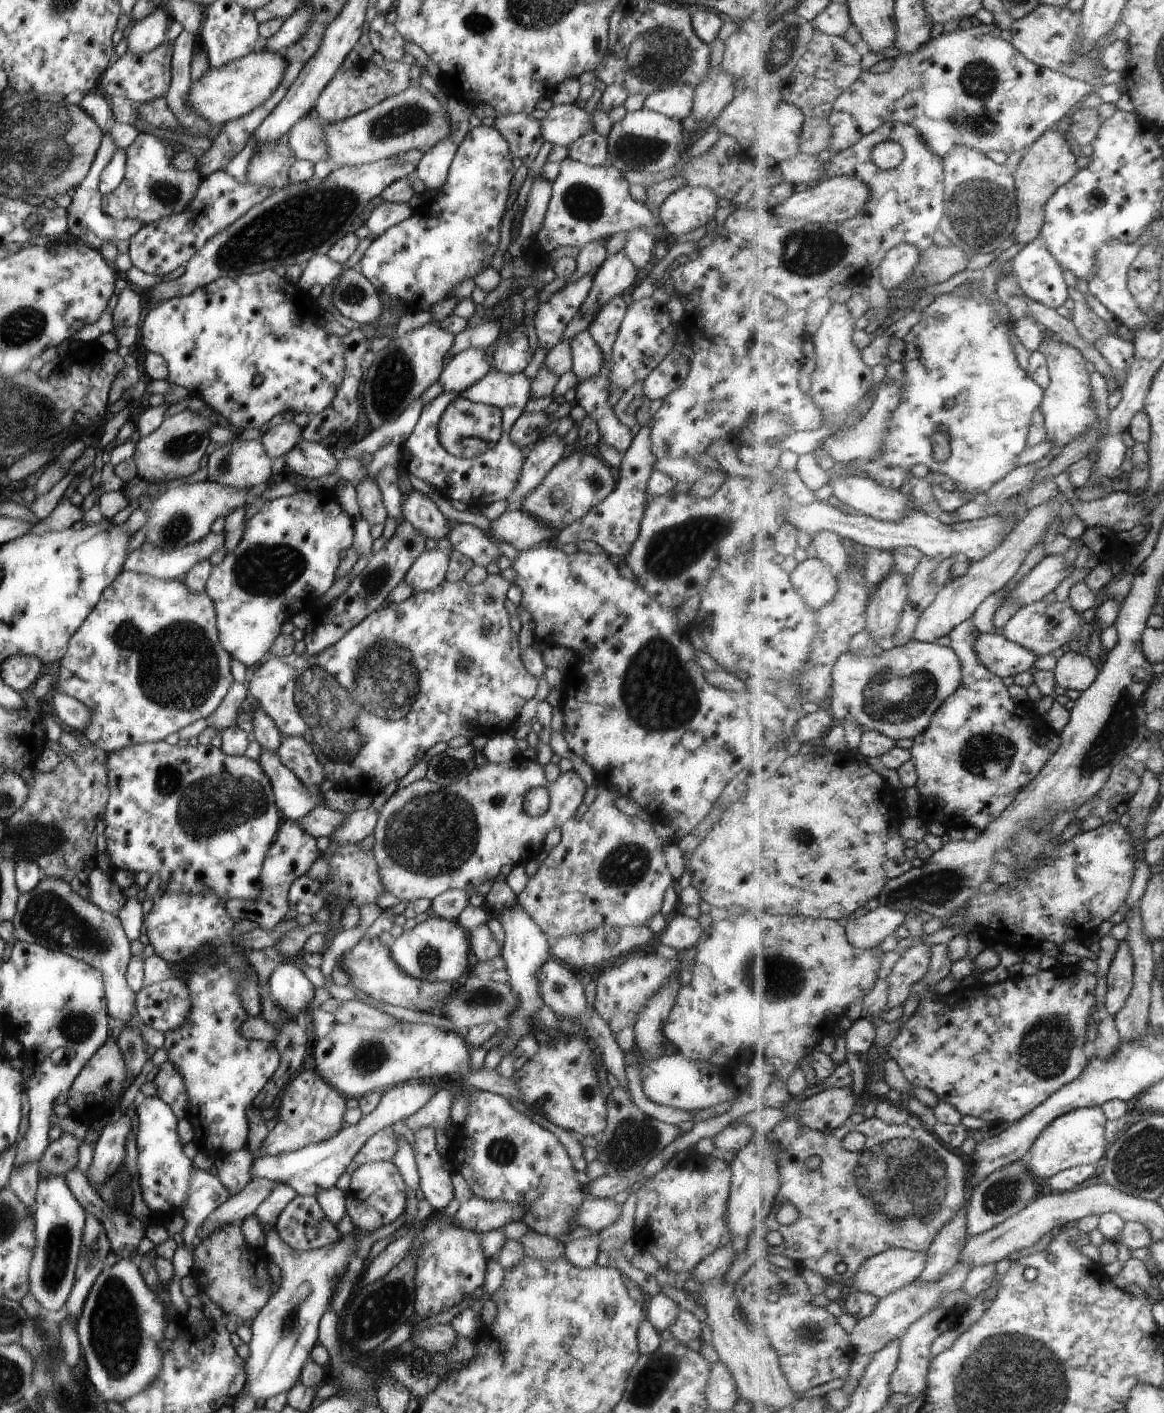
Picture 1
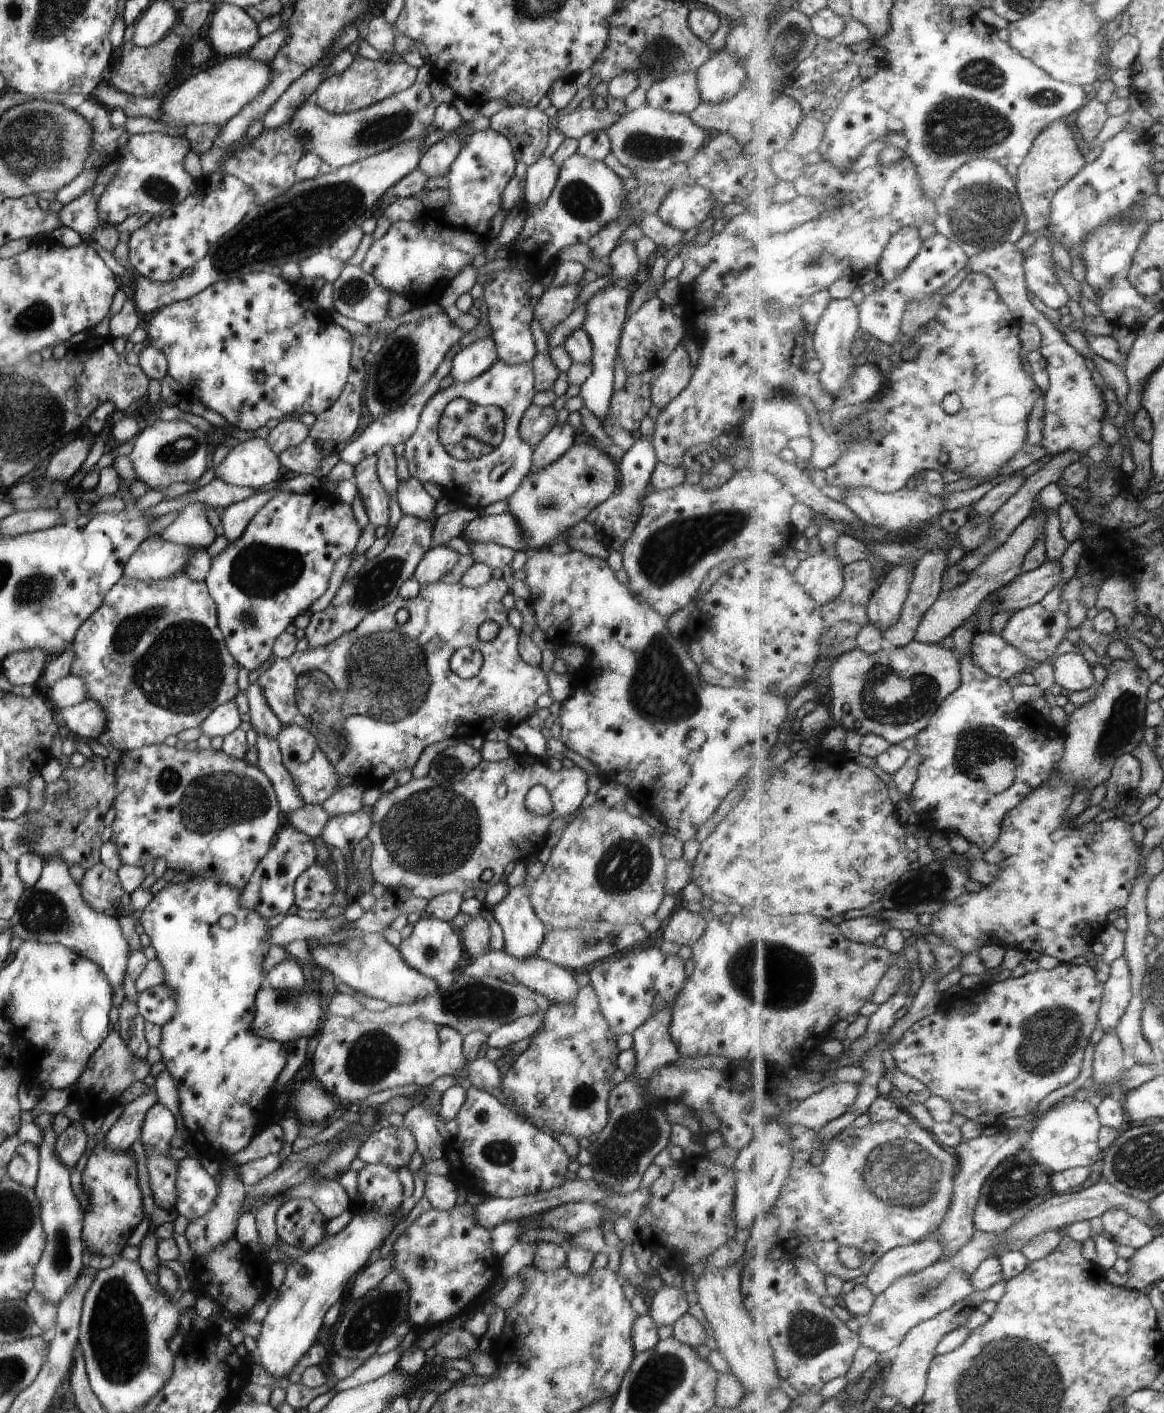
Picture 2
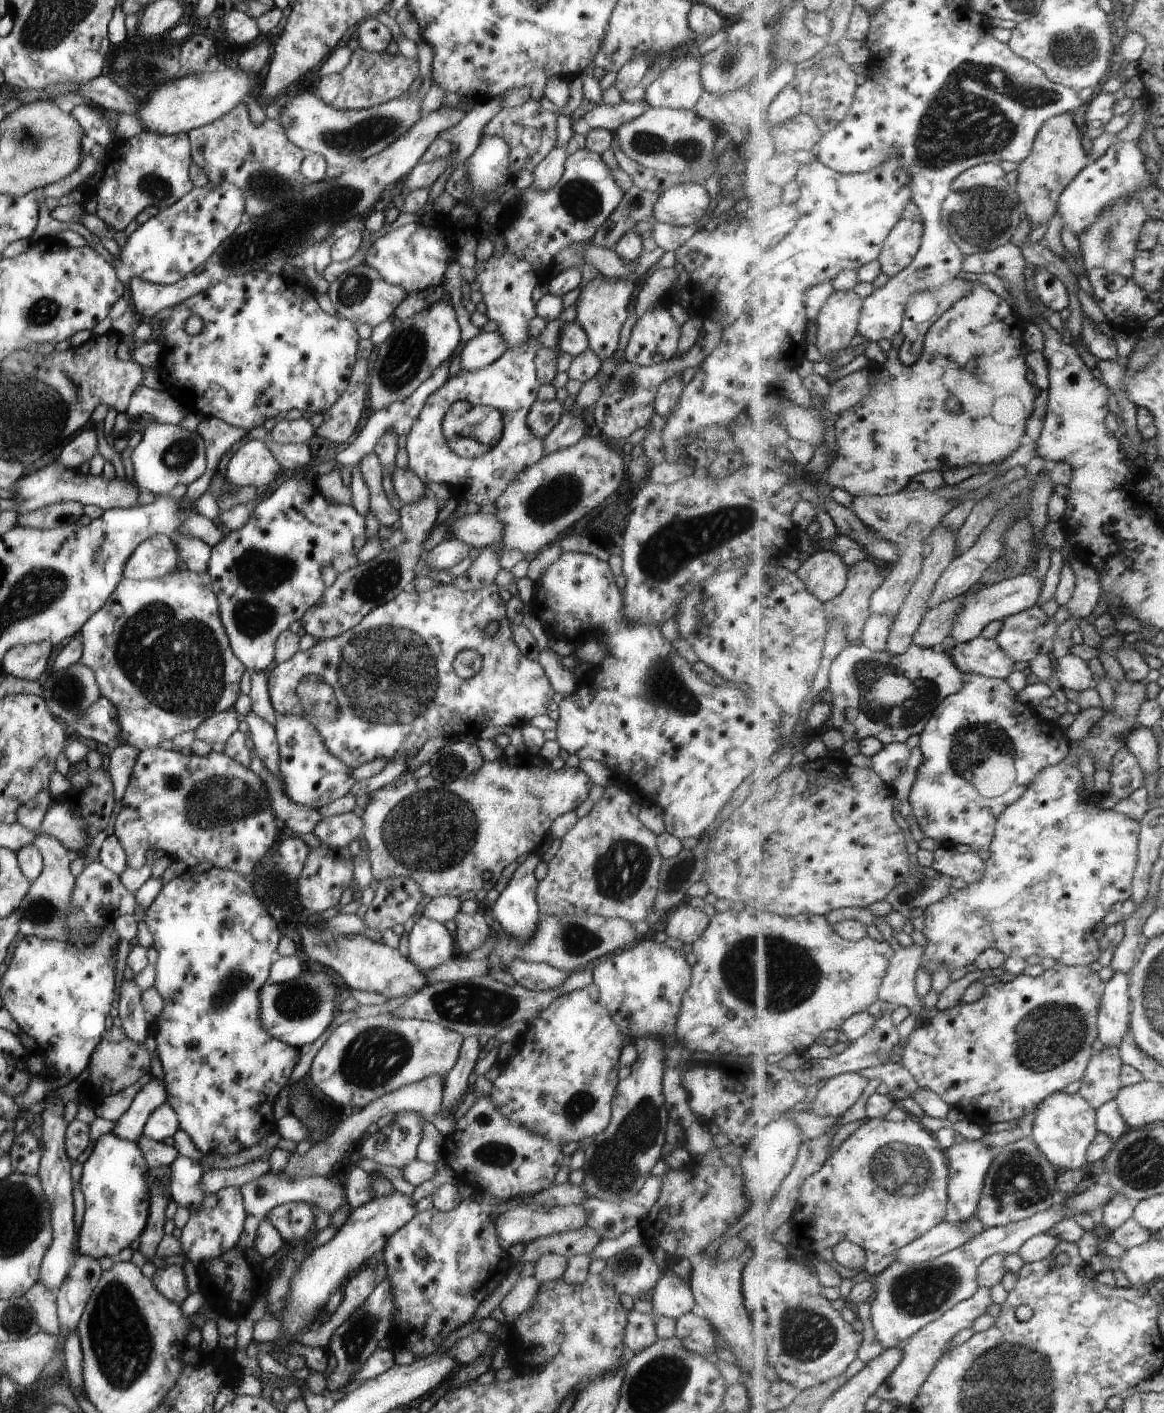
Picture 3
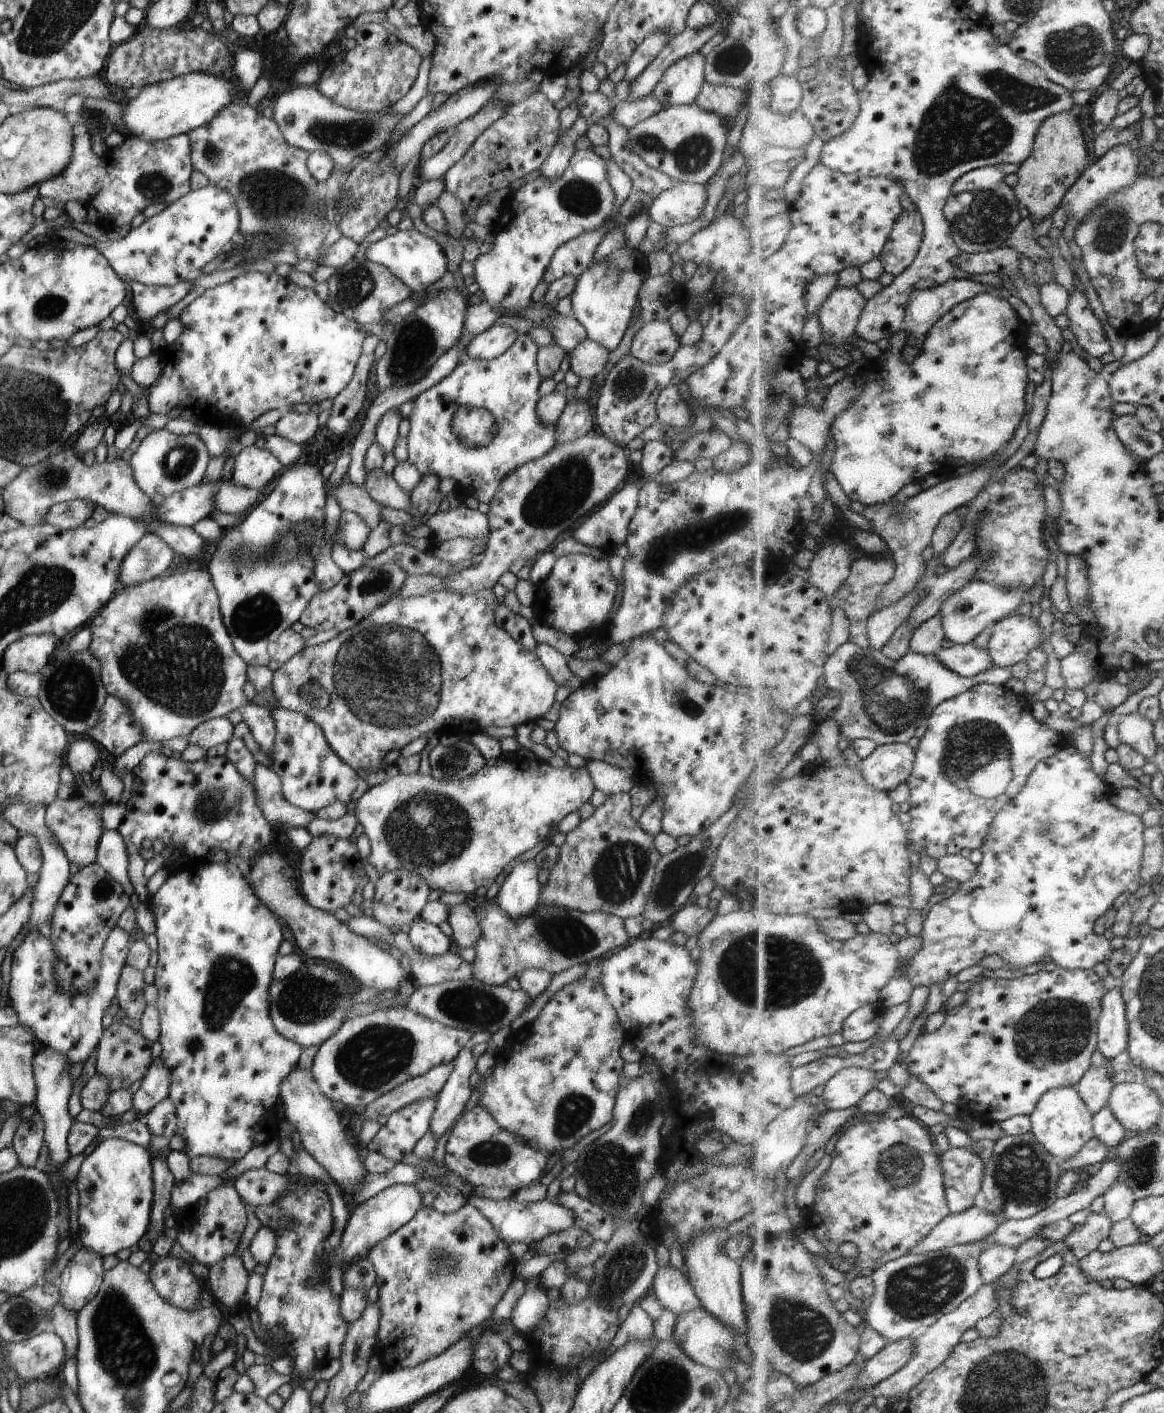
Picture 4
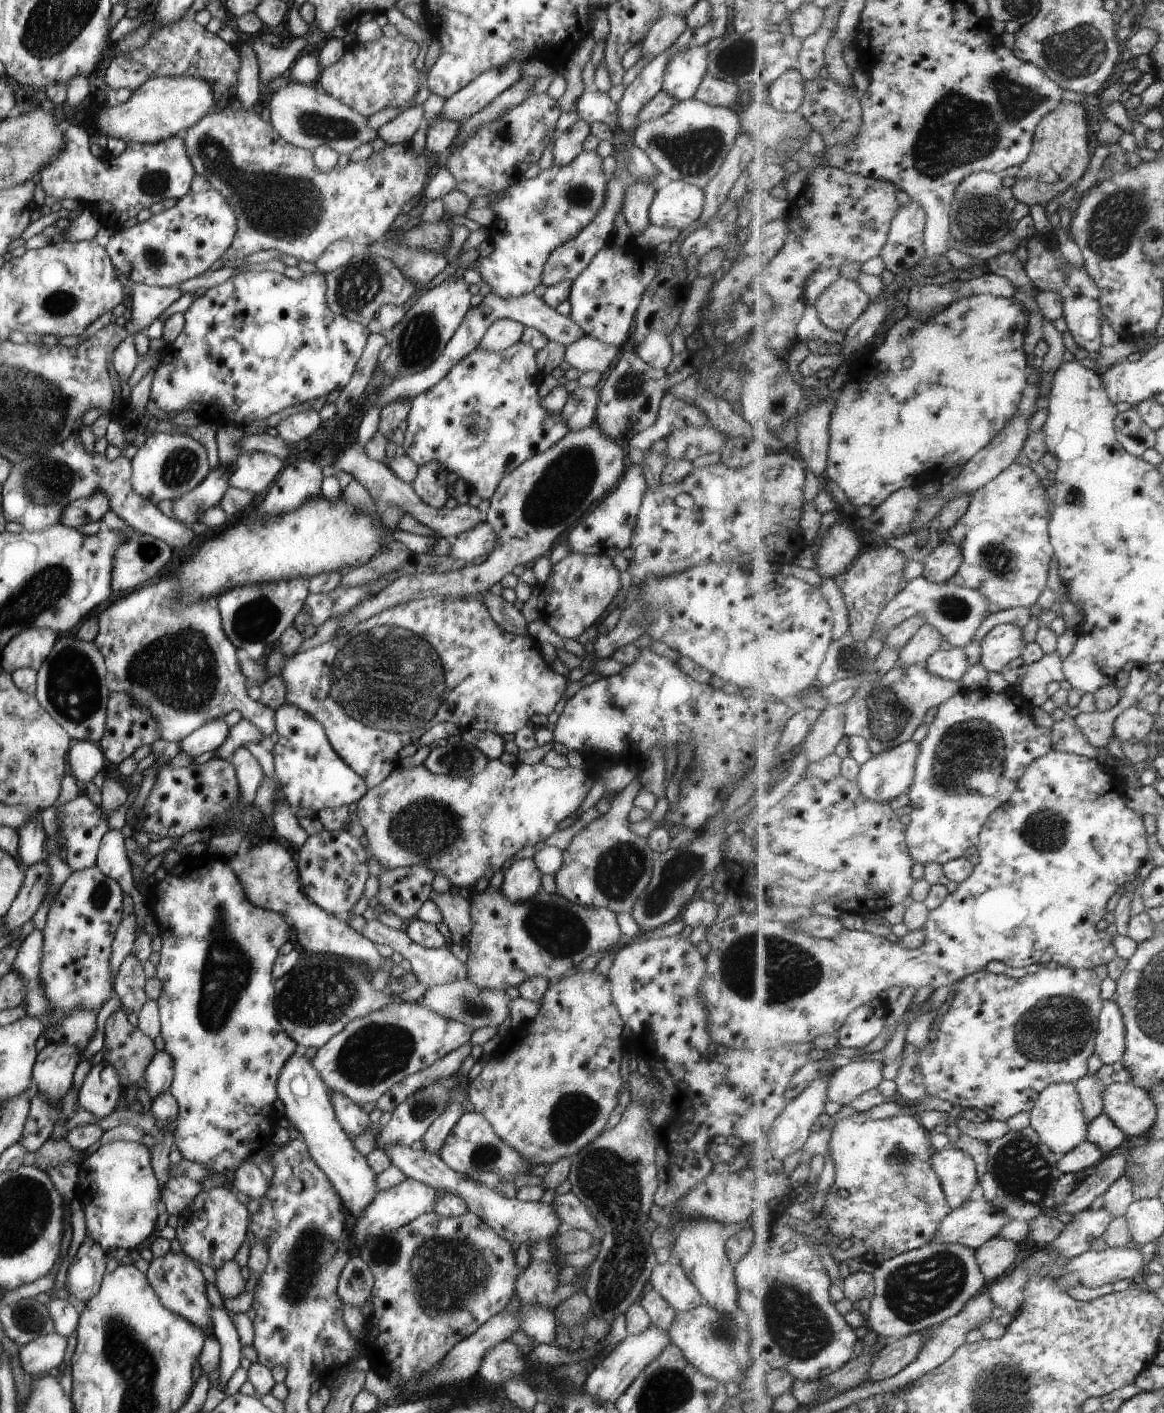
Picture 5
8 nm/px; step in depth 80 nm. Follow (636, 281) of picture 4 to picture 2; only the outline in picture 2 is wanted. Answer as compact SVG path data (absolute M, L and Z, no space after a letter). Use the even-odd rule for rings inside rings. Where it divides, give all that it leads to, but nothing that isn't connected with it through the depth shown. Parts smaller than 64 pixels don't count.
M609 285L604 289L596 291L587 301L585 308L585 318L583 319L583 330L587 333L592 346L592 355L590 363L593 370L591 374L580 384L578 395L581 397L583 407L587 408L593 416L597 417L600 426L611 438L611 442L627 450L633 443L634 439L629 432L620 429L617 425L611 425L607 414L608 402L611 398L613 388L613 363L615 360L616 350L622 331L623 320L625 320L625 310L627 310L627 300L629 292L625 285Z

